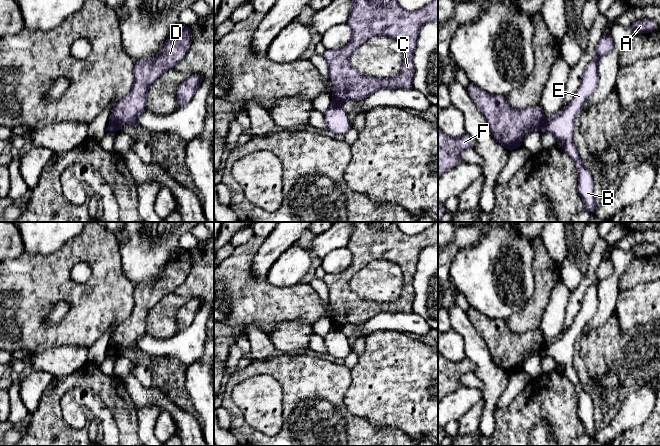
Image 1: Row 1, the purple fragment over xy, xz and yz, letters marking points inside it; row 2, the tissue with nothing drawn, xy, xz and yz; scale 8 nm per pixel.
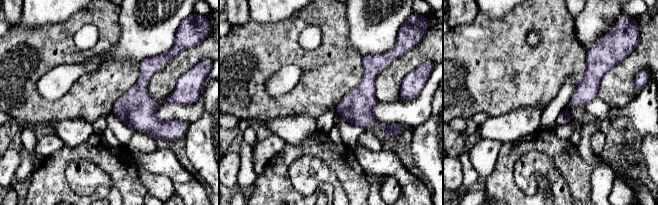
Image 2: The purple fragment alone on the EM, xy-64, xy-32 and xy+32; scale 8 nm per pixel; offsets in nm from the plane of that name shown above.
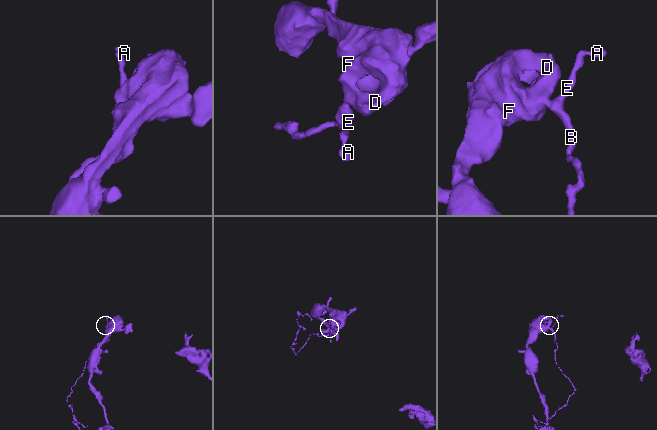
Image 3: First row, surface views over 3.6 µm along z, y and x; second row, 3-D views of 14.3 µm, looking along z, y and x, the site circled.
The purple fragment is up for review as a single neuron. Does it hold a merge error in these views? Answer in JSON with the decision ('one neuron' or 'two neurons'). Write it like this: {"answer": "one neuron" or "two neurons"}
{"answer": "two neurons"}

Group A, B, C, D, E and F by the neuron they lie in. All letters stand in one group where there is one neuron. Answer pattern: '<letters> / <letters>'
A B E / C D F

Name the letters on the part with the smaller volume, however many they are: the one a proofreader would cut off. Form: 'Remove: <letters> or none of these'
Remove: A, B, E

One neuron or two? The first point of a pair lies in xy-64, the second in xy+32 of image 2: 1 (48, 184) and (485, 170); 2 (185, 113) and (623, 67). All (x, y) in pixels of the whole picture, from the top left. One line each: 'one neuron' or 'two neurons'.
1: two neurons
2: two neurons

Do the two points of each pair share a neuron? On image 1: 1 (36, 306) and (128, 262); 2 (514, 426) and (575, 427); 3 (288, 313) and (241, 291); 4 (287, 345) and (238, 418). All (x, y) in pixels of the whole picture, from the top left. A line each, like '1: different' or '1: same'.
1: different
2: same
3: same
4: different

